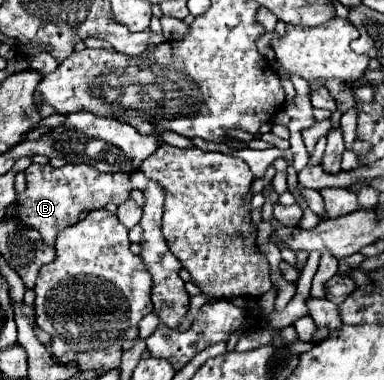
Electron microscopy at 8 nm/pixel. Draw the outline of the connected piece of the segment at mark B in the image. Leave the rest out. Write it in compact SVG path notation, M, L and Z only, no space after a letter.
M32 163L26 169L26 181L28 187L24 193L16 195L16 205L20 207L18 219L24 227L38 229L44 243L54 245L56 235L78 223L78 217L82 211L92 211L92 209L102 209L108 203L122 205L132 191L130 185L130 173L100 173L94 167L88 167L84 163L80 165L64 165L60 169L52 165L38 165Z

